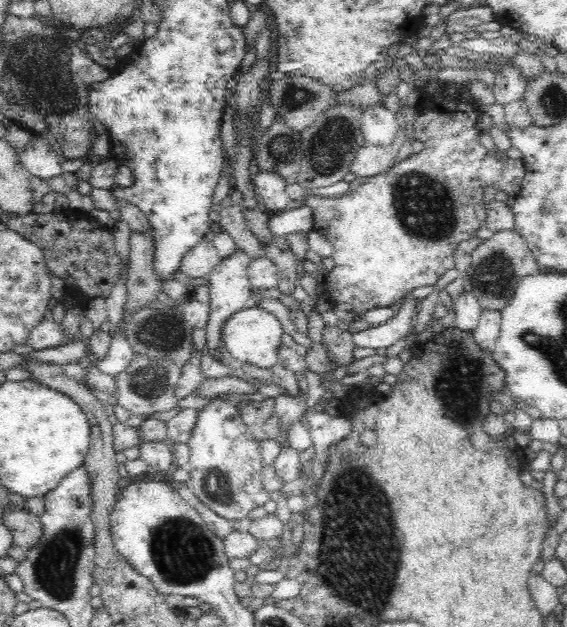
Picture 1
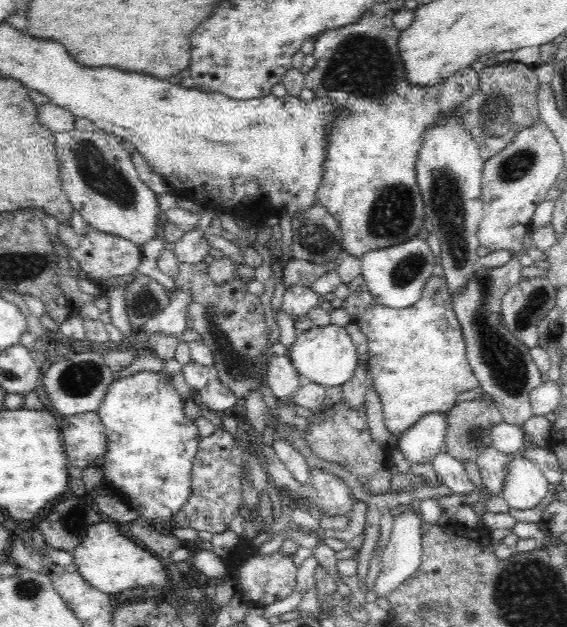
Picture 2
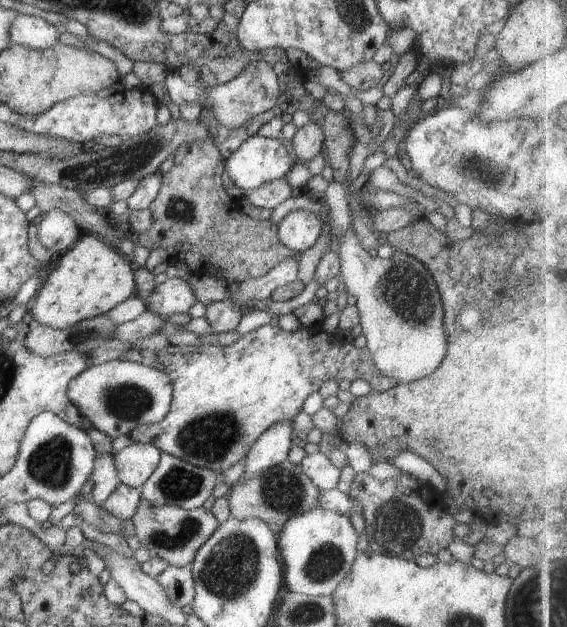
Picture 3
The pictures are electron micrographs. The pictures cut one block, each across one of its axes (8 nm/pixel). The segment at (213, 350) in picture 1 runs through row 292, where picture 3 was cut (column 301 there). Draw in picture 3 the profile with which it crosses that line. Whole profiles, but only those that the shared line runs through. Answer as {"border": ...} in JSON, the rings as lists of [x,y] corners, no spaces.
{"border":[[[297,210],[282,216],[277,224],[278,240],[297,253],[302,253],[314,243],[322,234],[321,220],[314,213]]]}

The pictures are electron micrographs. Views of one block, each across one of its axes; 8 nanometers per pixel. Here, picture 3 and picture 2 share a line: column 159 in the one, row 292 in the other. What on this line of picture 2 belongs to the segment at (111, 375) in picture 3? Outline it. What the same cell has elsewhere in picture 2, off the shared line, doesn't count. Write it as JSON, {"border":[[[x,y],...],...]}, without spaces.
{"border":[[[418,235],[399,246],[366,252],[361,258],[361,276],[366,281],[368,290],[380,304],[388,308],[410,308],[420,300],[426,280],[434,274],[436,257],[428,243]]]}

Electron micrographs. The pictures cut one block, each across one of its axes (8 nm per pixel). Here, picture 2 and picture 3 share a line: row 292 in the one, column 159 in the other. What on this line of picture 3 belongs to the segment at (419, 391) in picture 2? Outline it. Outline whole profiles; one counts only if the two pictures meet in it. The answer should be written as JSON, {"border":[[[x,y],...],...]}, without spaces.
{"border":[[[270,322],[241,335],[228,347],[203,344],[168,345],[154,351],[128,349],[118,359],[166,371],[173,384],[173,399],[167,415],[161,421],[133,428],[128,434],[132,442],[154,445],[163,453],[219,474],[245,458],[254,441],[270,425],[280,421],[292,423],[294,417],[302,411],[303,400],[318,391],[325,380],[354,382],[360,378],[371,386],[372,391],[379,393],[398,384],[396,379],[380,372],[367,346],[357,348],[353,343],[342,343],[324,329],[314,332],[312,336],[312,328],[301,326],[294,332],[286,332]]]}

